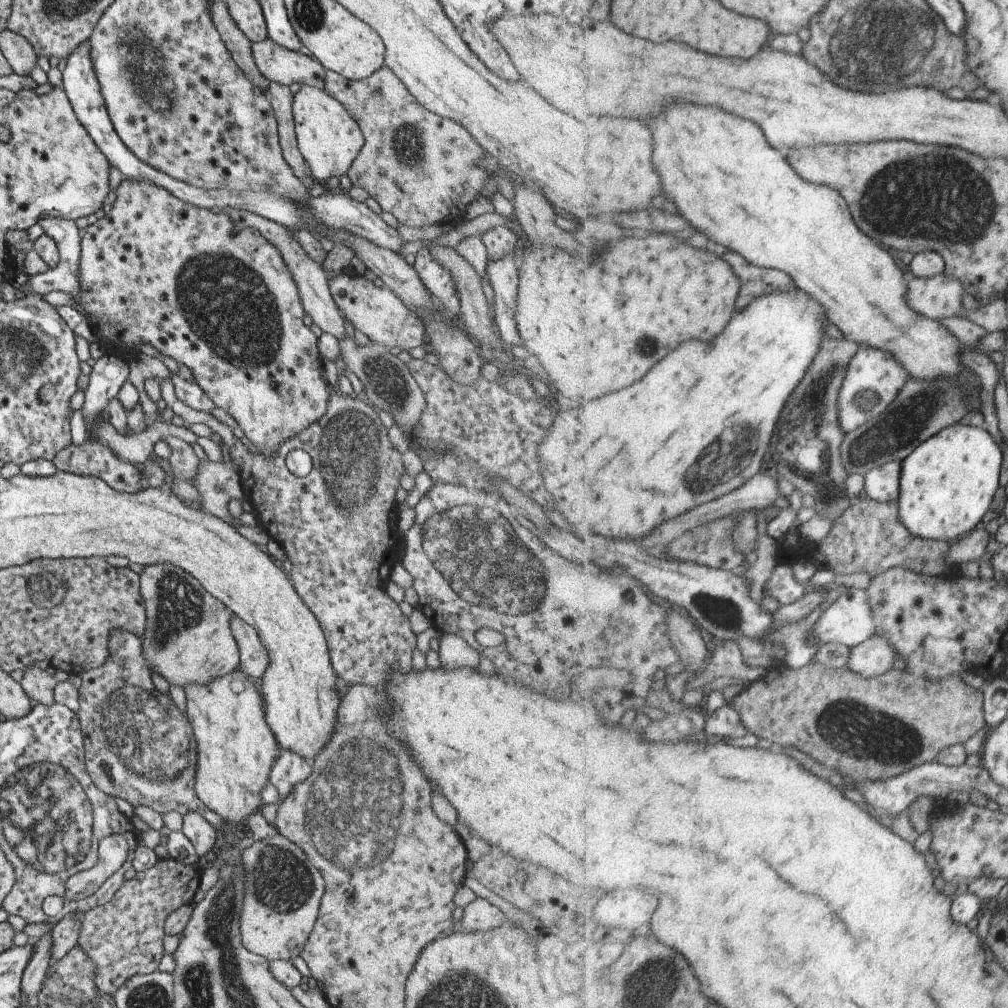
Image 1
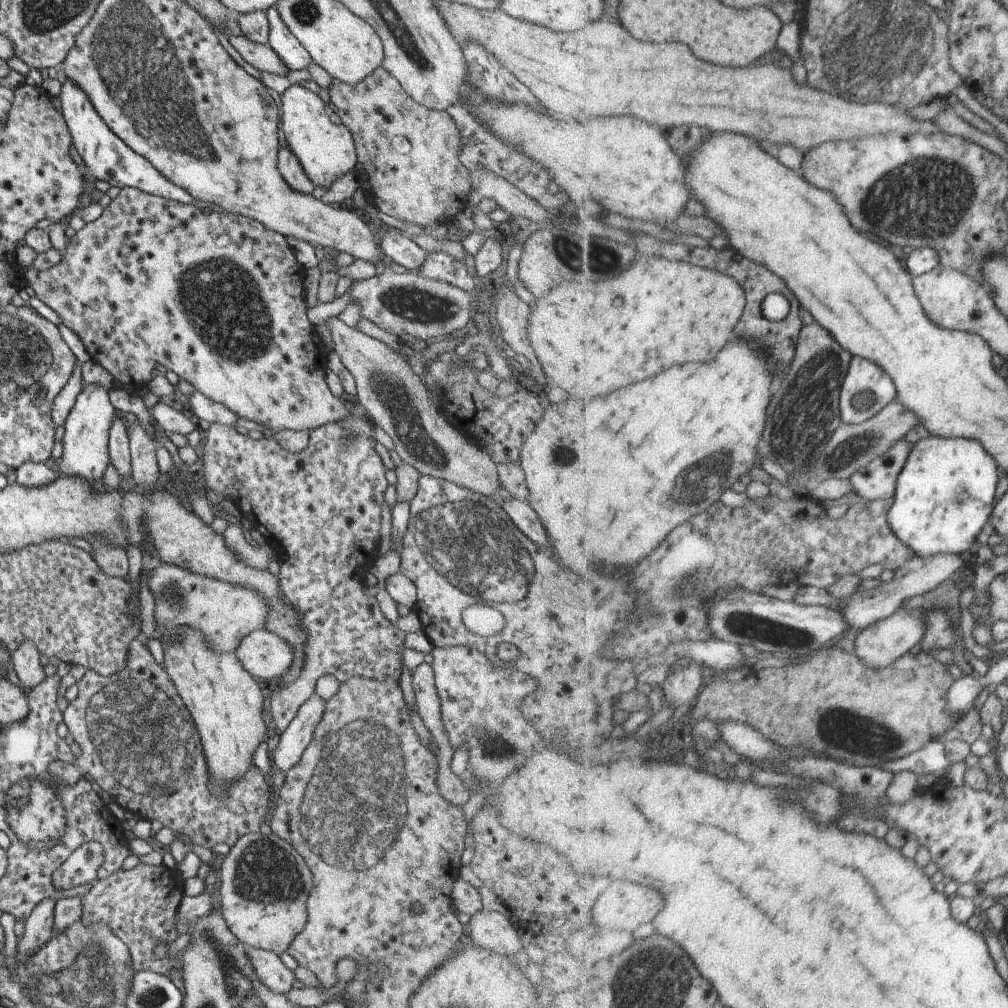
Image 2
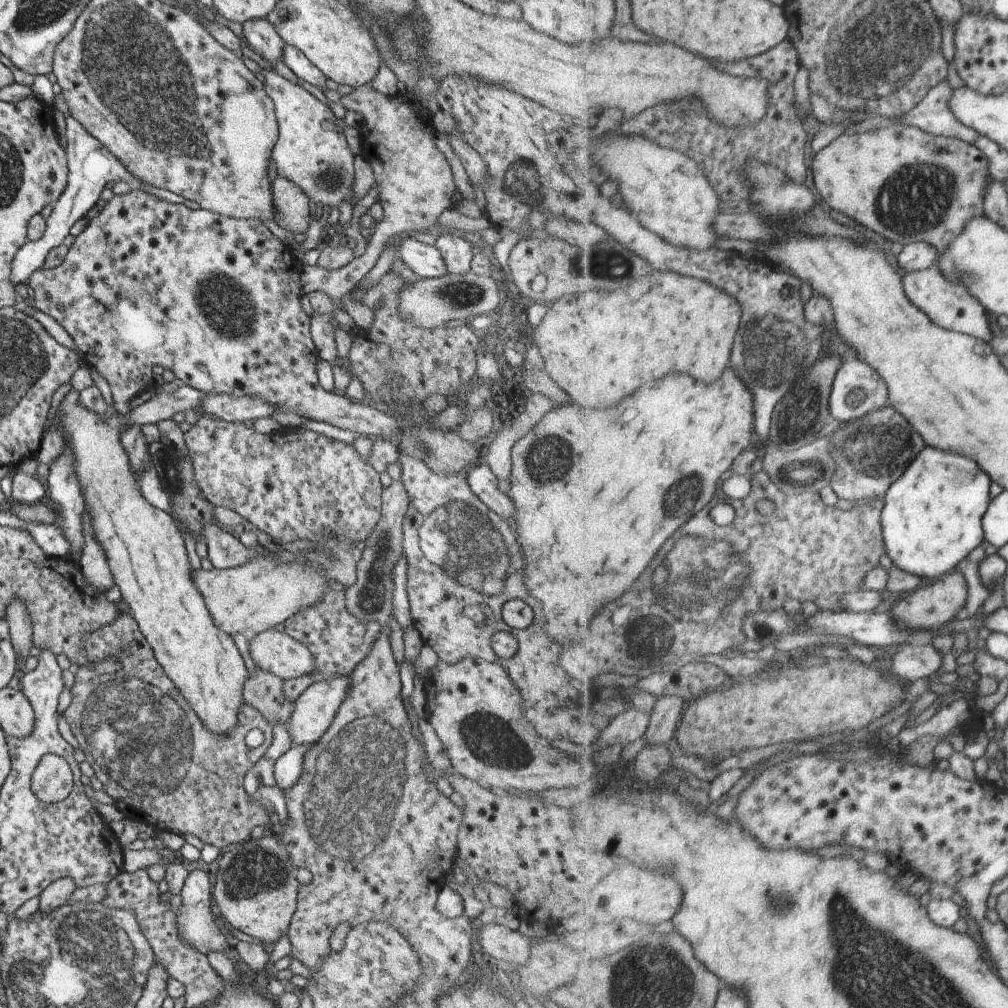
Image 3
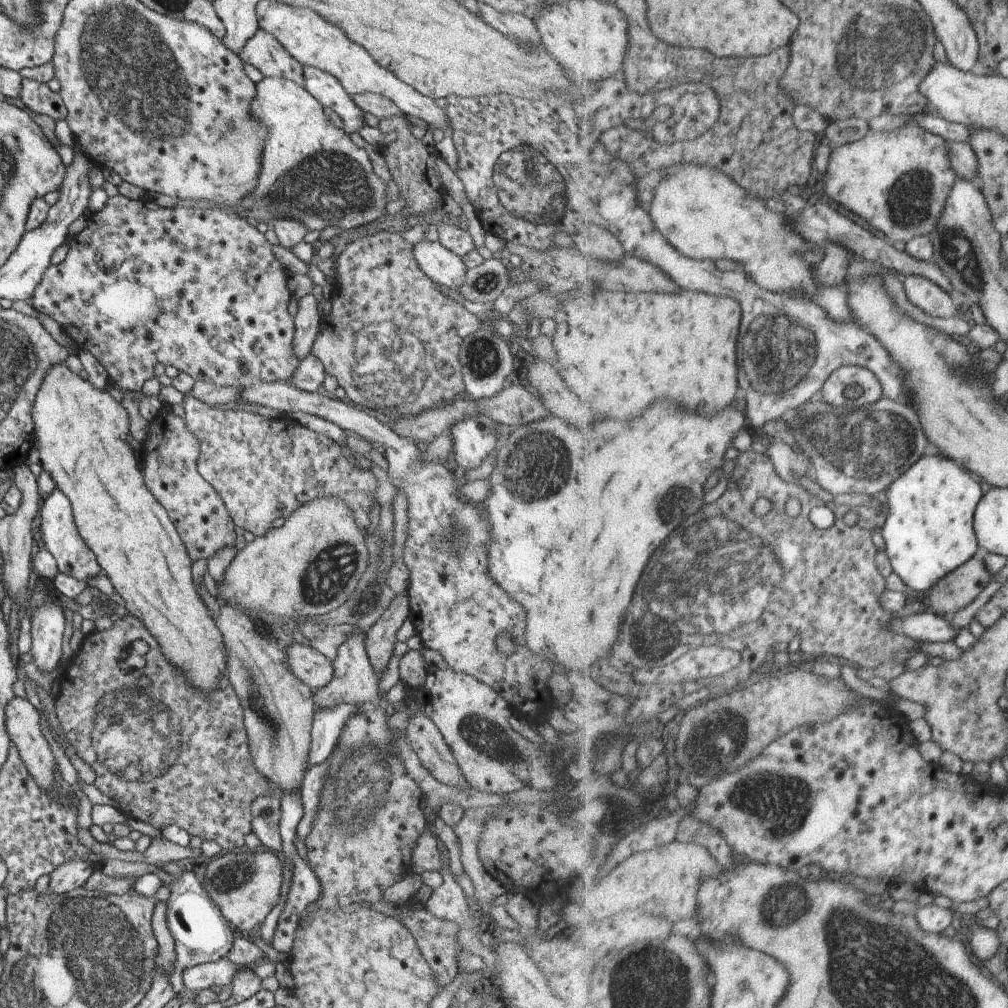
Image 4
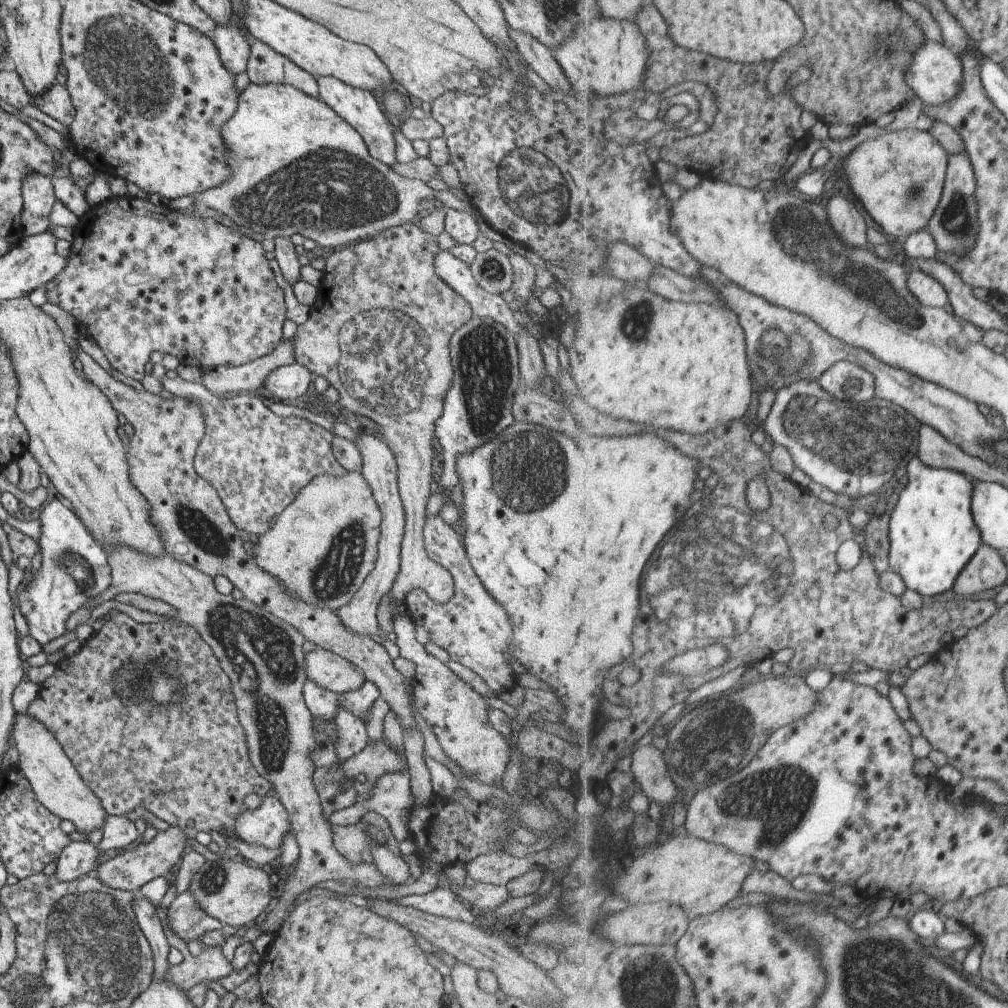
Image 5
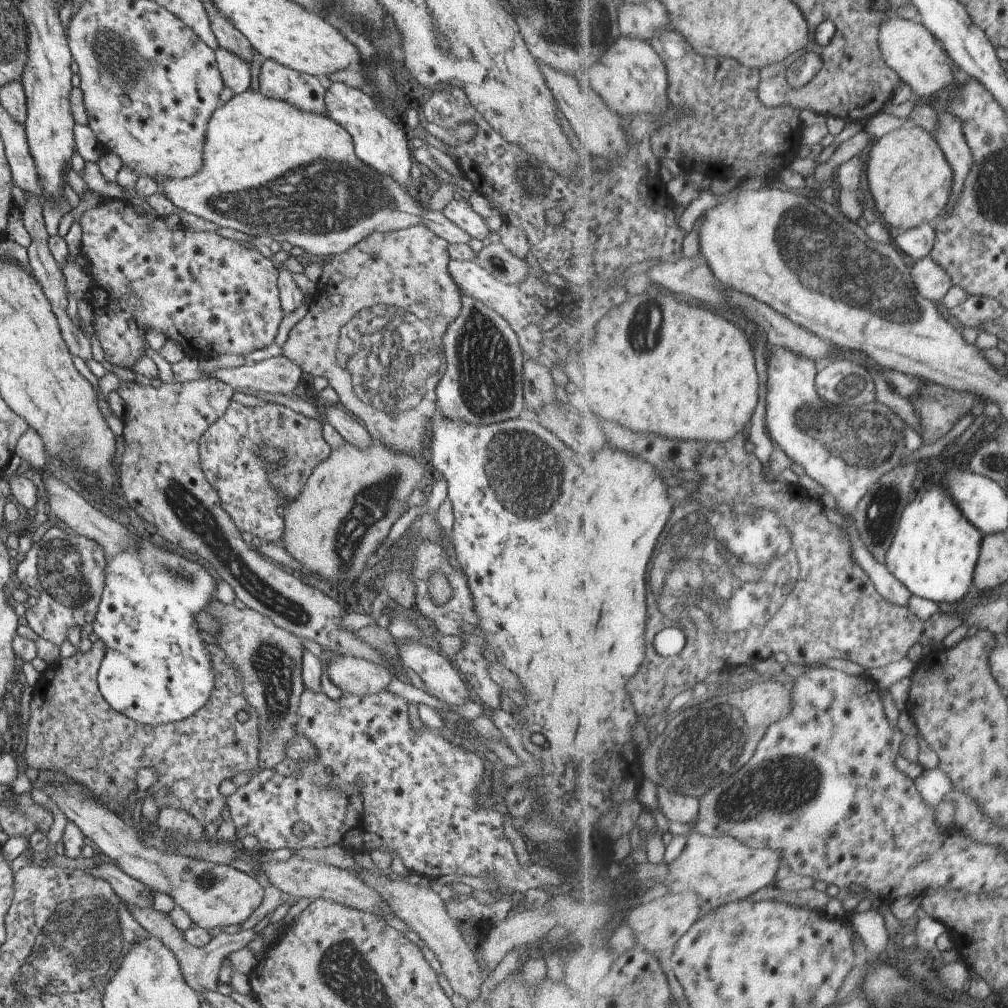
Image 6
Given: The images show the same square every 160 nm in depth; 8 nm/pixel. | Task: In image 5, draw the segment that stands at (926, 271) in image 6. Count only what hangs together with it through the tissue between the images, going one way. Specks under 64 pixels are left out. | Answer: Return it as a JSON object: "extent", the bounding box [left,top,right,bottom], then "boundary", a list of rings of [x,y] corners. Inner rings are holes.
{"extent":[908,268,950,308],"boundary":[[[915,268],[908,276],[909,290],[926,307],[950,308],[950,298],[947,289],[928,273]]]}

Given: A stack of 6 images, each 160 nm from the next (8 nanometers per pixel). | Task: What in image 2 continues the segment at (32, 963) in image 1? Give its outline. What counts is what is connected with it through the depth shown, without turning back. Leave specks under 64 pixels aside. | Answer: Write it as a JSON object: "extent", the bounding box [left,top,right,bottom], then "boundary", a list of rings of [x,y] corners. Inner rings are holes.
{"extent":[14,899,54,963],"boundary":[[[43,899],[26,918],[14,956],[19,963],[25,963],[52,937],[54,903],[51,899]]]}

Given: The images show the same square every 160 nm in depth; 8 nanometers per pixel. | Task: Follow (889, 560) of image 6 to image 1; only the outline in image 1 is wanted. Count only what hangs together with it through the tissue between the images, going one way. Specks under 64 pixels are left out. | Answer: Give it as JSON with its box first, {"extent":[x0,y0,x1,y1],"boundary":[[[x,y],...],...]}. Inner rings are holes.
{"extent":[898,423,1004,542],"boundary":[[[955,423],[928,438],[919,448],[913,449],[901,463],[901,496],[898,500],[900,517],[905,526],[915,536],[951,542],[971,532],[989,512],[989,506],[1000,487],[1004,452],[984,426]]]}

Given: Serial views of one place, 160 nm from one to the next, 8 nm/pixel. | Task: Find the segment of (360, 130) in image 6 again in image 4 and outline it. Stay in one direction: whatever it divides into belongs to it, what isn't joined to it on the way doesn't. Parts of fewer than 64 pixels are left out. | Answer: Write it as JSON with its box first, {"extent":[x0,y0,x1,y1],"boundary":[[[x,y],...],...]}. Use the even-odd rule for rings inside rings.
{"extent":[301,65,365,135],"boundary":[[[301,65],[303,88],[319,102],[321,106],[331,108],[342,122],[342,131],[347,135],[357,132],[365,125],[360,108],[350,100],[336,78],[315,67]]]}

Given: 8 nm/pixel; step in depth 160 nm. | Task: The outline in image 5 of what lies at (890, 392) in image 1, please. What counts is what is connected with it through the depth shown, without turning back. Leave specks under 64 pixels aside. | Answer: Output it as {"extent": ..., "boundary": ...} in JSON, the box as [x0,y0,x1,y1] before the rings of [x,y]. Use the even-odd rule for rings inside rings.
{"extent":[819,361,878,403],"boundary":[[[841,361],[829,368],[819,383],[835,401],[856,400],[863,403],[878,397],[876,380],[877,377],[861,365],[853,361]]]}

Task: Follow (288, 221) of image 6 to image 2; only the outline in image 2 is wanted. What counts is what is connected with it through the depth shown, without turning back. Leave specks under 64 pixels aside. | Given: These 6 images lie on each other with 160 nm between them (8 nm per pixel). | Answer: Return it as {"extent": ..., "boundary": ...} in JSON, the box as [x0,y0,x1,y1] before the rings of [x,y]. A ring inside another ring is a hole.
{"extent":[281,84,360,190],"boundary":[[[295,84],[291,85],[283,94],[281,99],[281,130],[283,130],[283,138],[300,162],[301,168],[307,175],[307,178],[314,186],[323,186],[326,190],[346,172],[353,171],[358,167],[360,156],[354,151],[354,142],[349,129],[343,125],[334,125],[328,119],[325,112],[324,103],[319,99],[319,95],[311,90]]]}

